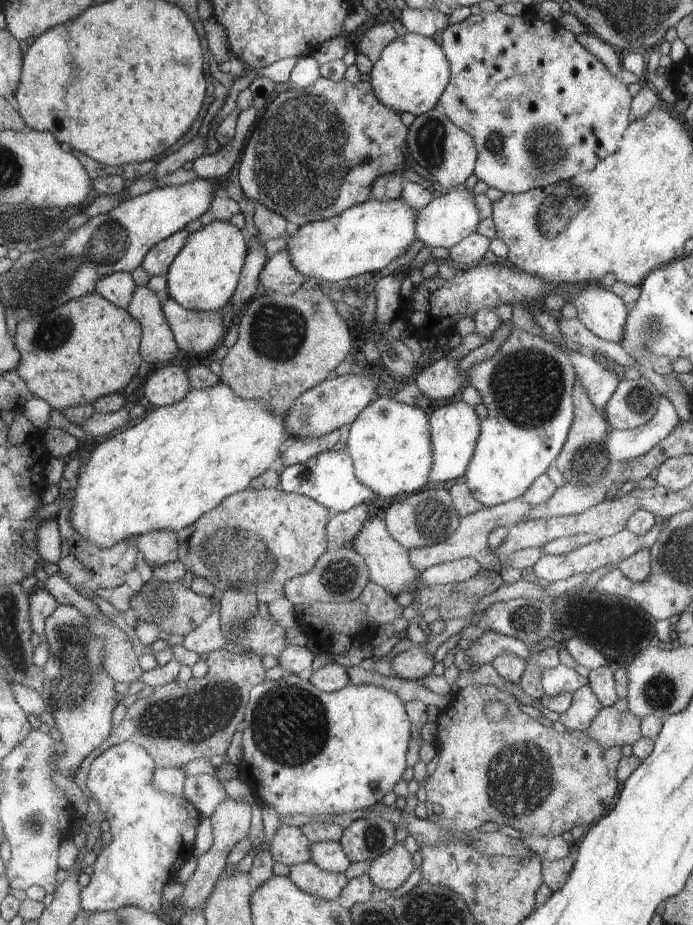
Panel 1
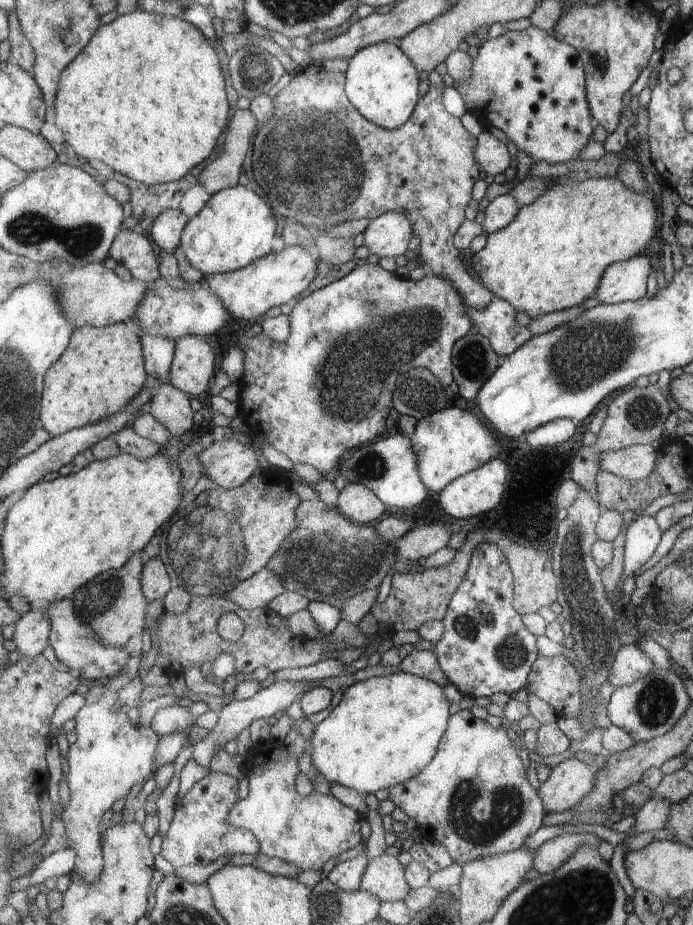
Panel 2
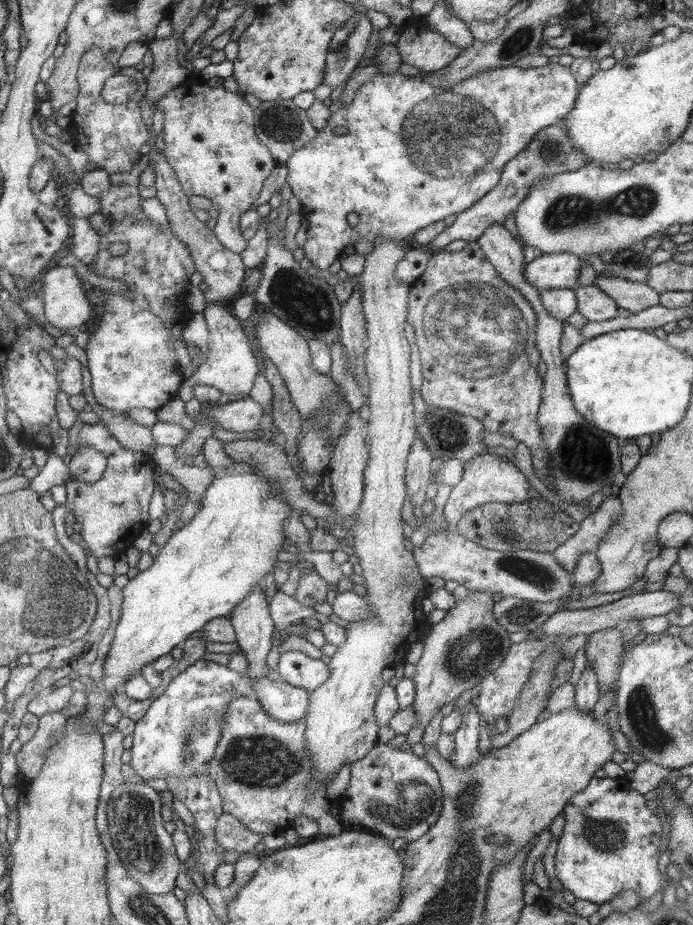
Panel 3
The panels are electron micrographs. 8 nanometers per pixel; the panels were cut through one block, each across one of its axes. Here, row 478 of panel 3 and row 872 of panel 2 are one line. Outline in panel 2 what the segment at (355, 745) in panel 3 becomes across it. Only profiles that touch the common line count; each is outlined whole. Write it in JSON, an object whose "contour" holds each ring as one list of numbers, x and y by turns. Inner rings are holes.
{"contour":[[383,855,370,859,359,884,363,890,377,896,381,901,403,901,410,884,404,878,404,868,395,856]]}

